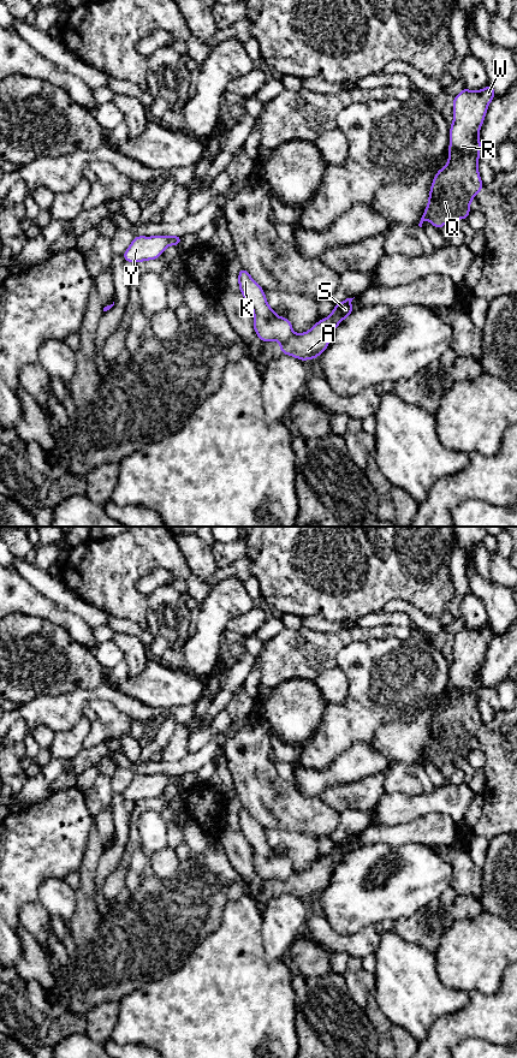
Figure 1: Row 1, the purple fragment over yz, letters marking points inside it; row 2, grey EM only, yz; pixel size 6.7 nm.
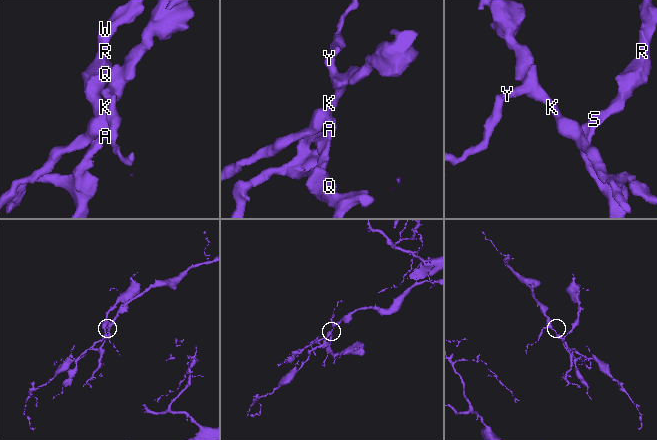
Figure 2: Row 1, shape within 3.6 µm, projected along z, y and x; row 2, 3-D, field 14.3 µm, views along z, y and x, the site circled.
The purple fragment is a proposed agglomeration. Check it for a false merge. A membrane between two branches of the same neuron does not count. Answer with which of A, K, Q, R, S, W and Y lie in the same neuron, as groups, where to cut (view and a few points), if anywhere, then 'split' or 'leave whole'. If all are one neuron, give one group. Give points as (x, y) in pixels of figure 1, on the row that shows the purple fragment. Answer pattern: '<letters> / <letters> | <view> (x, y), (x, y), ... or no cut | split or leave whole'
A Q R S W / K Y | yz (293, 333), (281, 343) | split

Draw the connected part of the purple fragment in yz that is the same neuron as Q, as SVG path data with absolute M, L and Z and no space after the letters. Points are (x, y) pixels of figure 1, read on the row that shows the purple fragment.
M487 85L480 91L470 91L467 87L453 97L453 124L450 126L451 142L448 145L448 164L435 173L427 208L418 224L422 227L427 219L435 228L441 228L446 222L453 222L458 219L469 219L470 202L474 201L474 195L483 190L479 173L479 153L481 142L479 131L483 124L483 119L488 105L495 95L495 89Z

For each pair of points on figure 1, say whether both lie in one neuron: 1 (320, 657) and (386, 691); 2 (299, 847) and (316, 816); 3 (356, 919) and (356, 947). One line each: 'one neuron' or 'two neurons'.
1: two neurons
2: two neurons
3: two neurons

